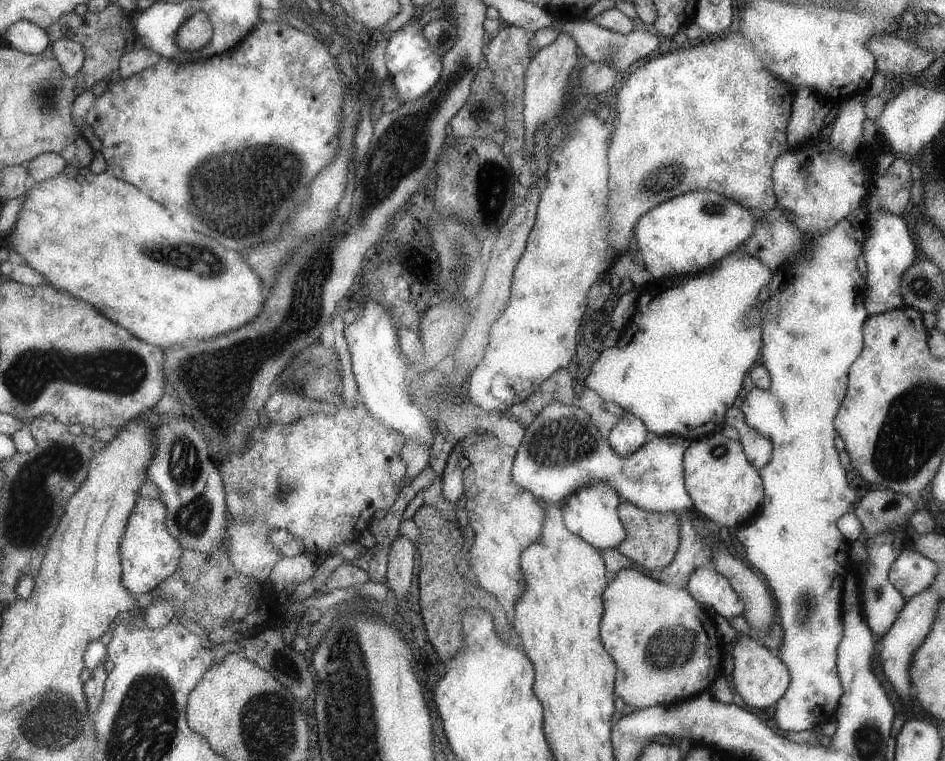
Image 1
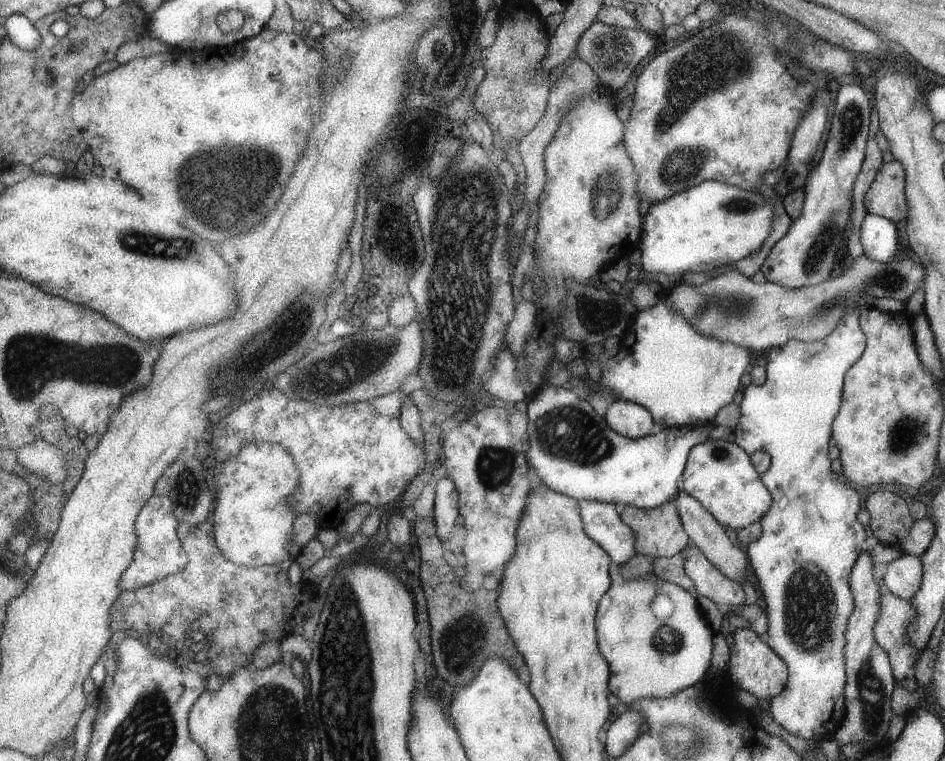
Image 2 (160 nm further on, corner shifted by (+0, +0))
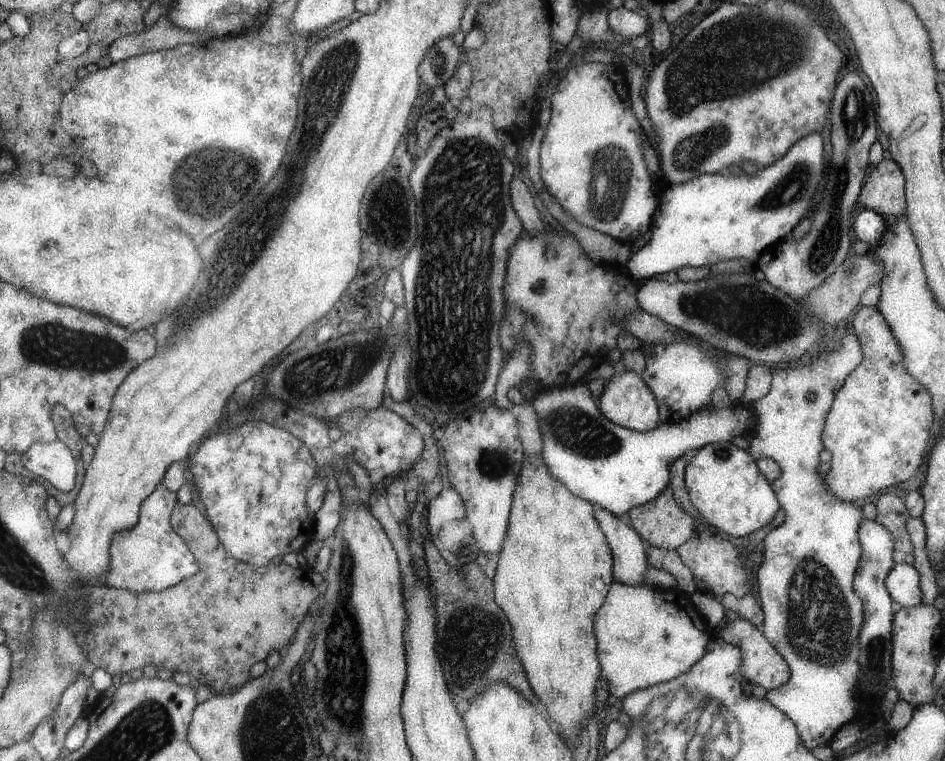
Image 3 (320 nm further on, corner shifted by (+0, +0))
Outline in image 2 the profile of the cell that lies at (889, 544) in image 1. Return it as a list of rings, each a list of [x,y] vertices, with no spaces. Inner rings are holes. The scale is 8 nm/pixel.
[[[884,588],[882,598],[880,599],[880,612],[874,626],[874,638],[878,645],[890,656],[890,663],[894,670],[895,682],[897,686],[903,687],[908,691],[913,691],[915,686],[915,678],[913,678],[913,664],[919,658],[919,652],[911,644],[908,643],[906,630],[908,625],[914,620],[916,610],[912,607],[911,602],[899,598]]]

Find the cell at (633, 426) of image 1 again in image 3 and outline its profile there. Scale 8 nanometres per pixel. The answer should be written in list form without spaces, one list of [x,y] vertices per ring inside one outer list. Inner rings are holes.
[[[633,371],[613,374],[605,383],[599,399],[599,412],[613,424],[627,427],[629,430],[645,432],[654,429],[660,418],[657,418],[657,404],[654,394],[643,382],[643,379]]]

